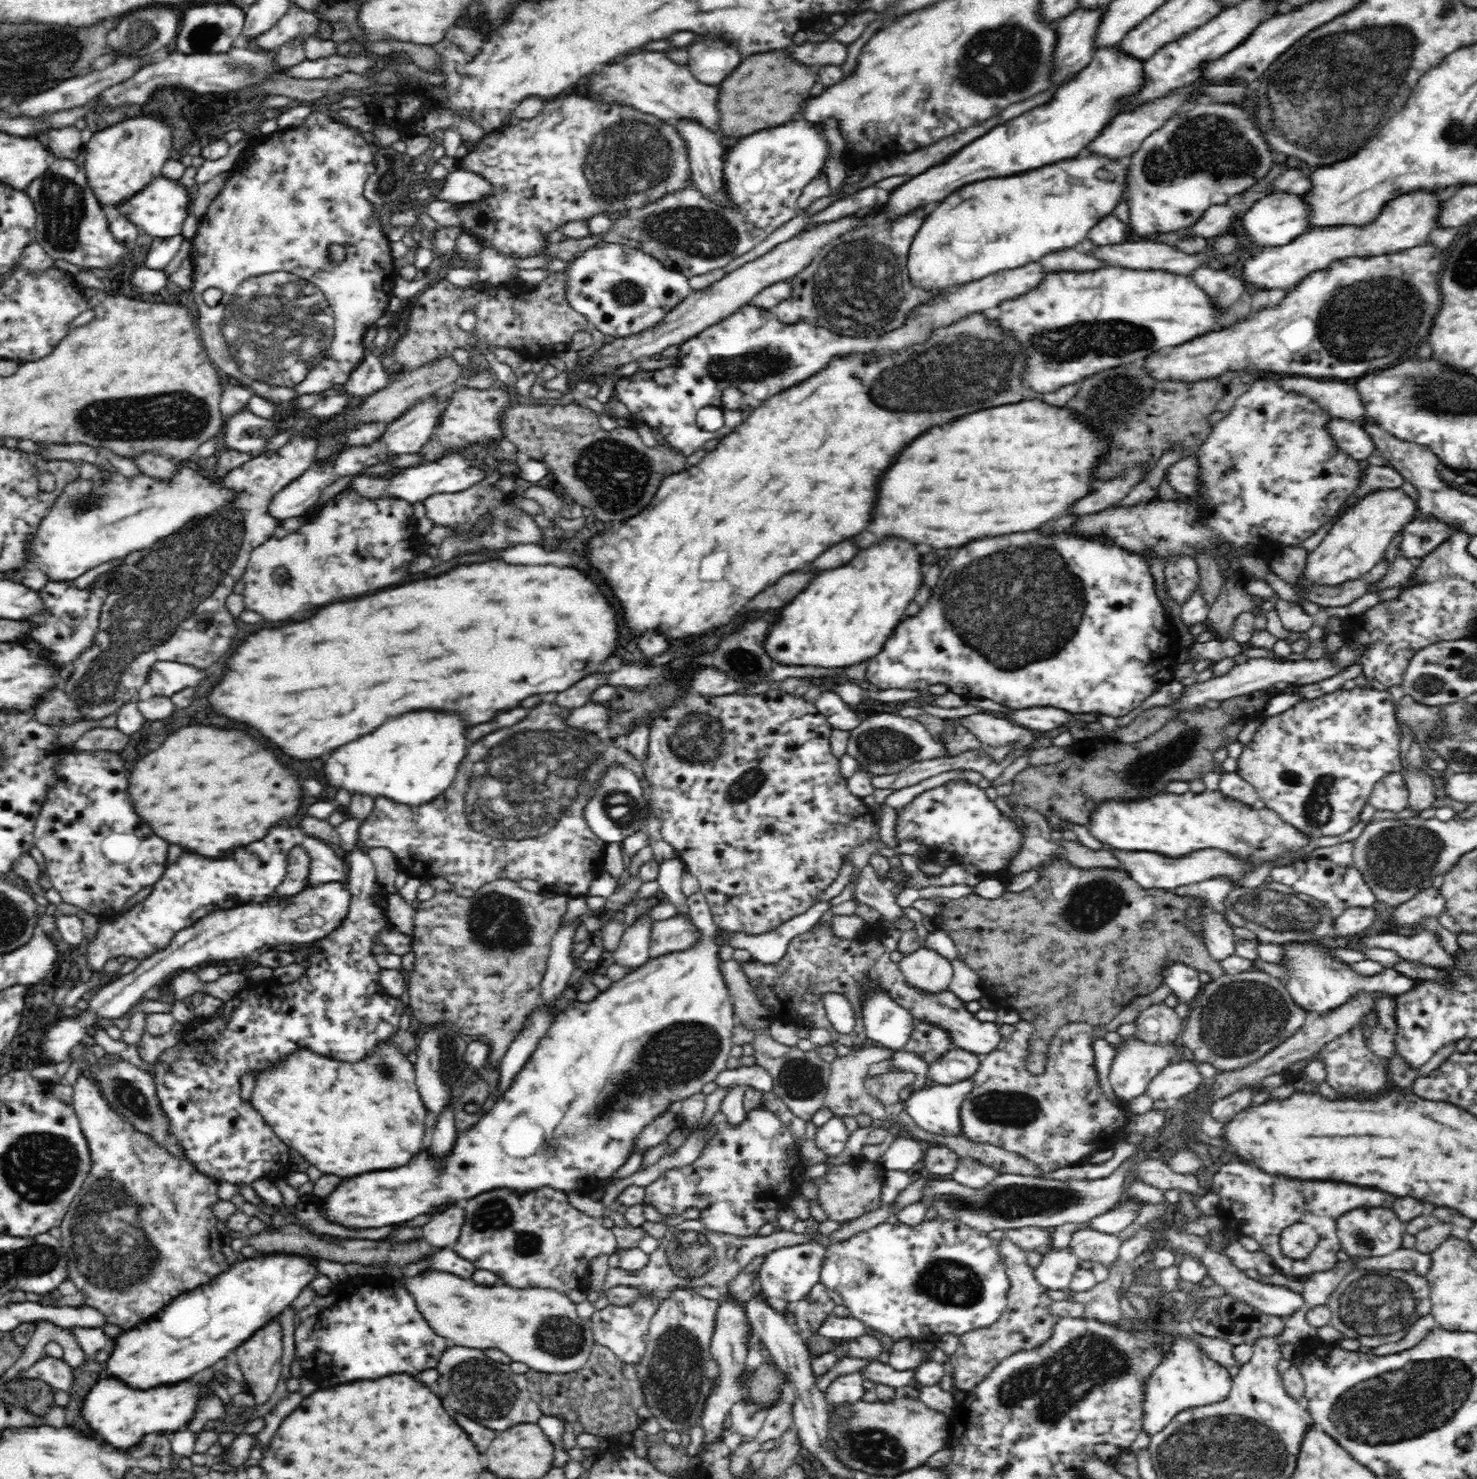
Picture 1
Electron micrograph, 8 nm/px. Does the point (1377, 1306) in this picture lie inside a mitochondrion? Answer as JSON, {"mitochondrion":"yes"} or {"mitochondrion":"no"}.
{"mitochondrion":"yes"}

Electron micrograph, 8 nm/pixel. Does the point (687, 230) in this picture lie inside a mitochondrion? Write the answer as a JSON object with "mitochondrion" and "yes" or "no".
{"mitochondrion":"yes"}

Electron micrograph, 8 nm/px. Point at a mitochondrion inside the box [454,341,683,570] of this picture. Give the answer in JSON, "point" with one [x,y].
{"point":[608,469]}

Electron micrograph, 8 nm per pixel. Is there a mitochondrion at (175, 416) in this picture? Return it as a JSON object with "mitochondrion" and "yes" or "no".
{"mitochondrion":"yes"}

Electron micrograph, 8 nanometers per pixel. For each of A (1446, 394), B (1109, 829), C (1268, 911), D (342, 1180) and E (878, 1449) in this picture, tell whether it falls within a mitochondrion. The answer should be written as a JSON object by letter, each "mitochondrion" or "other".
{"A":"mitochondrion","B":"other","C":"mitochondrion","D":"other","E":"mitochondrion"}

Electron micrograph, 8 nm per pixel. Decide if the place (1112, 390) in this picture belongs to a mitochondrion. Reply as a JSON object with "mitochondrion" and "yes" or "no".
{"mitochondrion":"yes"}

